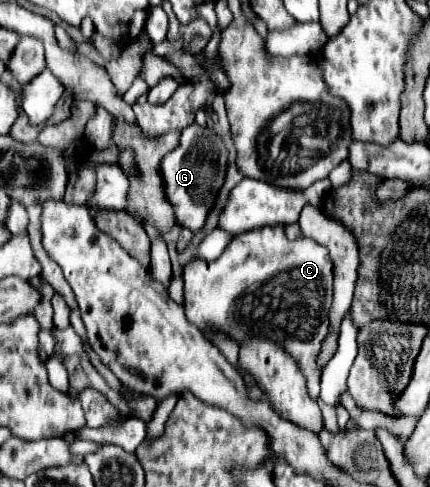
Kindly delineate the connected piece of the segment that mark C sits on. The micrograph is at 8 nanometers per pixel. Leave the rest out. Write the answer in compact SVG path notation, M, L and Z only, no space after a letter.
M262 227L236 235L224 253L216 261L194 259L184 267L184 309L186 319L194 325L202 325L206 331L220 331L242 343L248 337L264 337L284 347L298 365L304 363L304 377L308 395L318 401L320 393L320 369L316 367L316 351L320 349L320 339L328 331L328 307L332 301L332 259L328 251L314 239L302 237L298 241L288 241L284 227Z

